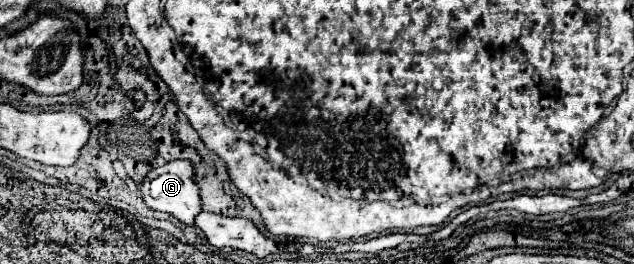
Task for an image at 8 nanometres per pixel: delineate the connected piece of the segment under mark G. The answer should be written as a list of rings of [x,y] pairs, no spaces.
[[[173,160],[165,166],[153,168],[141,184],[141,196],[145,204],[157,212],[167,212],[181,220],[187,226],[195,224],[195,216],[201,212],[201,198],[197,190],[197,182],[193,178],[193,164],[189,160]]]

